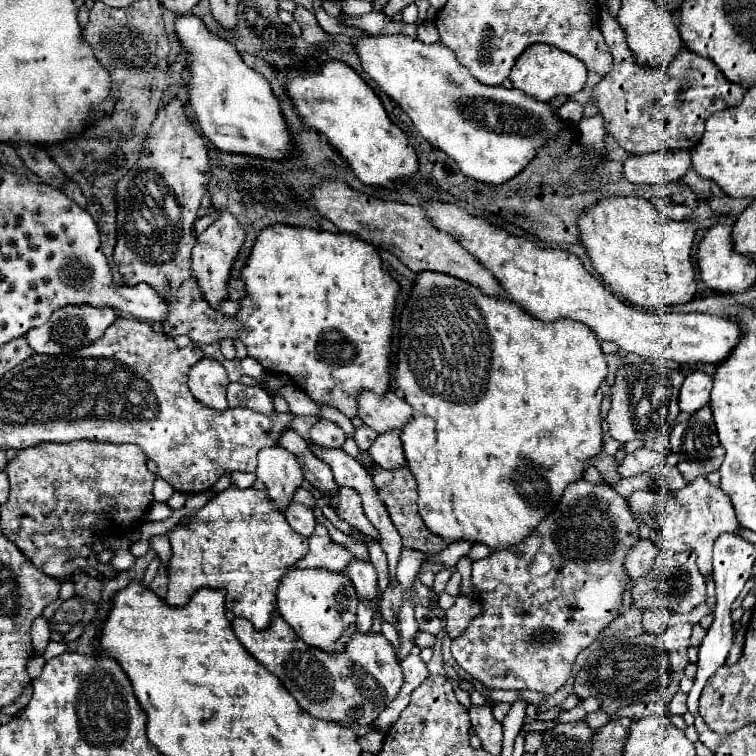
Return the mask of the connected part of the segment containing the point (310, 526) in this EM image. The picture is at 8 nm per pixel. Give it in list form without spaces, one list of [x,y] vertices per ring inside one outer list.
[[[288,504],[286,510],[284,510],[284,516],[288,520],[288,524],[298,532],[298,534],[304,534],[304,536],[310,536],[312,530],[314,530],[314,512],[304,506],[304,504]]]

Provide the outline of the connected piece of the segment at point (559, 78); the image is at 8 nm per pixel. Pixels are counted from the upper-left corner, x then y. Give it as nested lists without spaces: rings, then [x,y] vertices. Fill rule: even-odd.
[[[534,44],[520,54],[520,58],[516,60],[516,64],[510,72],[510,80],[512,80],[514,88],[522,90],[526,96],[532,96],[540,102],[548,102],[560,94],[572,96],[572,94],[580,92],[586,82],[586,74],[588,74],[586,66],[576,56],[568,56],[566,52],[562,52],[560,48],[550,46],[550,44]]]

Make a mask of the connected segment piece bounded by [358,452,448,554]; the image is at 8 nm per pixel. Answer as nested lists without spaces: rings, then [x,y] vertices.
[[[360,452],[358,462],[366,468],[366,472],[370,472],[370,476],[372,476],[372,480],[374,480],[374,486],[376,486],[376,494],[378,494],[378,498],[384,502],[384,506],[386,506],[386,510],[388,510],[388,514],[390,514],[390,520],[394,522],[396,530],[400,532],[404,548],[414,548],[414,550],[420,550],[420,552],[426,552],[426,554],[442,552],[448,544],[446,544],[446,540],[434,536],[434,534],[422,524],[422,518],[420,518],[420,514],[418,514],[418,508],[416,508],[416,500],[418,500],[416,482],[414,482],[414,476],[410,474],[408,466],[404,466],[404,468],[394,468],[394,470],[378,468],[378,466],[372,462],[372,458],[370,458],[368,452]]]

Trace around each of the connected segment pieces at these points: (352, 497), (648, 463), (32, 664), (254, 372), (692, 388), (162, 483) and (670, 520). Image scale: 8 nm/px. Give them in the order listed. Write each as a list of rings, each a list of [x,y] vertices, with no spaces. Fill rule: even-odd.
[[[340,488],[338,498],[340,498],[338,500],[338,516],[342,520],[350,522],[360,532],[378,540],[378,532],[374,530],[374,526],[366,520],[364,512],[362,512],[362,498],[358,496],[358,492],[354,492],[354,488]]]
[[[638,448],[636,452],[626,454],[626,458],[618,464],[618,474],[620,476],[636,476],[642,472],[648,472],[652,466],[658,466],[664,462],[668,452],[656,452],[650,448]]]
[[[34,655],[32,658],[29,658],[26,669],[32,680],[40,676],[45,663],[46,661],[39,655]]]
[[[246,356],[246,358],[242,358],[240,362],[242,362],[242,370],[244,370],[244,374],[248,374],[248,376],[252,376],[252,378],[256,378],[256,380],[264,378],[262,372],[266,372],[266,370],[262,368],[262,364],[260,364],[256,358]]]
[[[688,372],[680,388],[680,410],[694,414],[708,404],[712,390],[712,378],[702,372]]]
[[[156,476],[156,480],[154,480],[154,500],[156,502],[166,502],[172,496],[172,492],[174,492],[174,488],[166,480]]]
[[[704,476],[694,480],[694,484],[688,484],[682,490],[666,492],[666,502],[662,508],[658,508],[652,518],[660,524],[660,530],[654,538],[656,546],[660,550],[694,550],[698,560],[698,568],[702,574],[712,572],[712,544],[722,532],[736,532],[738,520],[734,514],[734,508],[730,504],[730,498],[722,492],[720,486],[712,486]]]

